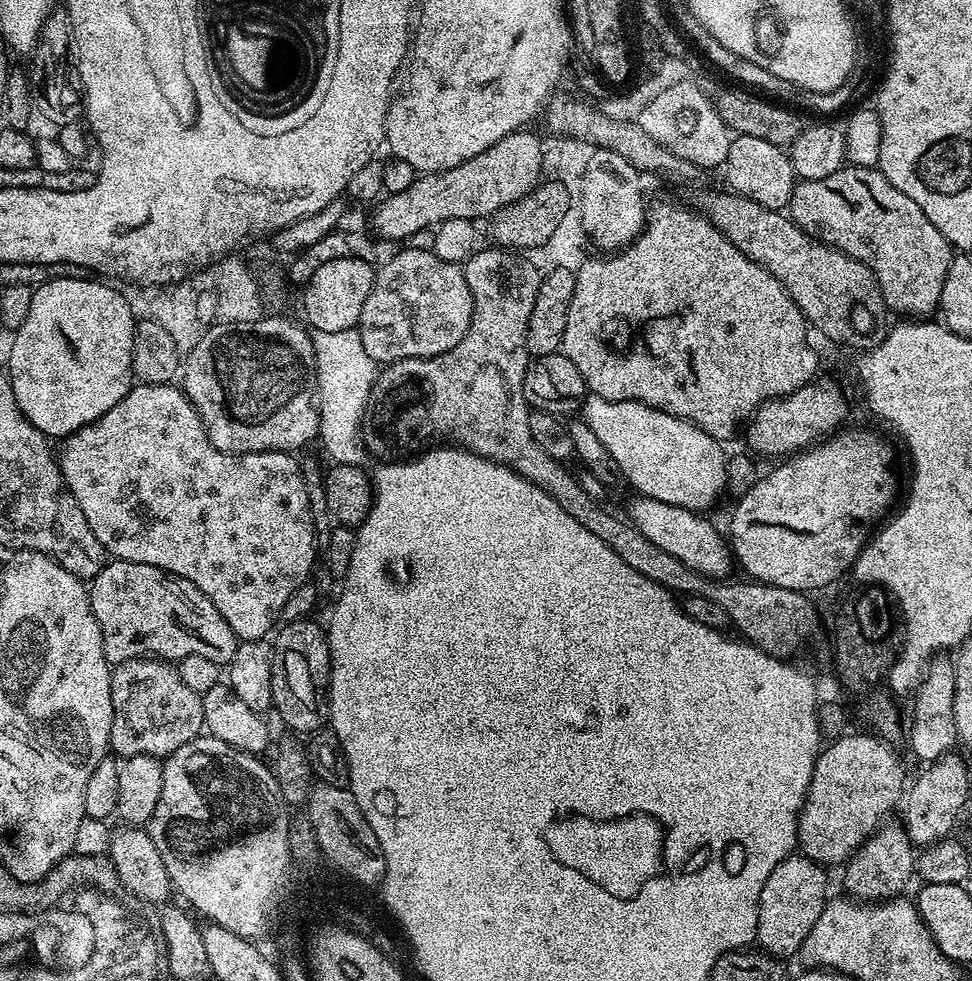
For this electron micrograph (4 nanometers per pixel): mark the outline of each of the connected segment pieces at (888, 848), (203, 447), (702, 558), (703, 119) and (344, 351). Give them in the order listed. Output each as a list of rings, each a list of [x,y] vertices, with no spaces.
[[[885,822],[869,836],[855,854],[843,865],[844,888],[849,897],[875,902],[899,897],[908,884],[908,879],[916,872],[917,849],[908,836],[903,823]]]
[[[137,383],[118,402],[118,406],[110,406],[102,418],[82,426],[77,432],[63,437],[61,448],[58,448],[60,472],[64,475],[64,485],[70,490],[74,502],[86,514],[90,522],[90,530],[94,530],[94,538],[102,542],[105,553],[109,557],[126,562],[142,562],[146,566],[158,566],[158,570],[166,570],[170,574],[178,574],[178,578],[186,578],[202,590],[214,602],[218,614],[226,618],[226,622],[234,630],[240,640],[263,640],[273,631],[272,623],[277,623],[282,606],[286,606],[286,598],[294,594],[309,579],[312,563],[318,560],[316,531],[312,525],[312,511],[308,501],[308,491],[304,481],[304,472],[296,461],[295,455],[286,452],[223,452],[210,442],[208,430],[195,406],[188,401],[183,387],[171,384]]]
[[[641,494],[633,495],[633,500],[628,504],[626,519],[633,524],[639,532],[646,534],[658,550],[666,550],[666,554],[674,554],[690,570],[694,570],[703,576],[724,578],[729,575],[728,571],[734,568],[734,557],[729,541],[704,516],[699,516],[699,511],[691,507],[671,505],[662,502],[660,498],[652,498]]]
[[[688,85],[672,88],[669,94],[664,93],[664,97],[659,95],[659,100],[651,103],[651,108],[644,112],[641,126],[654,142],[666,146],[666,150],[678,154],[678,158],[695,164],[700,170],[719,169],[726,162],[726,154],[730,154],[733,133],[708,106],[708,101]]]
[[[356,328],[337,332],[311,333],[316,351],[316,391],[320,409],[319,443],[324,443],[329,461],[354,464],[361,459],[360,438],[357,433],[360,404],[364,404],[366,389],[377,378],[378,365],[366,354]]]

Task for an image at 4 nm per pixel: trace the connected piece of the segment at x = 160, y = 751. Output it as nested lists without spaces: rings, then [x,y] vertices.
[[[139,656],[137,660],[127,660],[126,662],[115,665],[115,667],[112,668],[112,689],[110,690],[110,698],[114,706],[114,718],[110,722],[110,742],[108,746],[113,753],[117,752],[117,754],[115,753],[117,757],[155,756],[157,758],[166,758],[170,754],[174,754],[174,750],[178,750],[178,746],[186,746],[186,742],[190,742],[195,736],[199,736],[205,731],[201,693],[190,690],[190,686],[185,686],[182,683],[182,678],[178,678],[175,667],[173,667],[171,663],[165,662],[159,658]]]

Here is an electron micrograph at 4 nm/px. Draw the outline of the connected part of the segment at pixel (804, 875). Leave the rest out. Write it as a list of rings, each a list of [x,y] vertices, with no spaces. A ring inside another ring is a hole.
[[[793,854],[787,856],[774,870],[770,870],[770,878],[766,878],[766,886],[762,886],[762,894],[758,898],[758,926],[755,943],[768,955],[777,958],[792,956],[803,949],[806,934],[814,930],[814,922],[818,922],[818,914],[822,914],[829,899],[828,876],[825,865],[816,863],[809,856]]]

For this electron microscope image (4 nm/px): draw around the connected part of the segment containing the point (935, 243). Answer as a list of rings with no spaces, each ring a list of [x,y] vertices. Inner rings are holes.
[[[845,166],[827,178],[800,180],[792,191],[792,200],[788,203],[787,211],[793,222],[808,236],[838,248],[848,256],[858,258],[863,264],[870,266],[879,282],[881,299],[889,311],[924,318],[927,317],[924,315],[932,312],[934,314],[939,309],[942,285],[954,250],[938,230],[938,226],[934,226],[934,222],[930,222],[930,218],[922,214],[922,206],[918,206],[914,198],[906,198],[906,194],[902,194],[898,186],[891,184],[881,174],[879,167]]]

